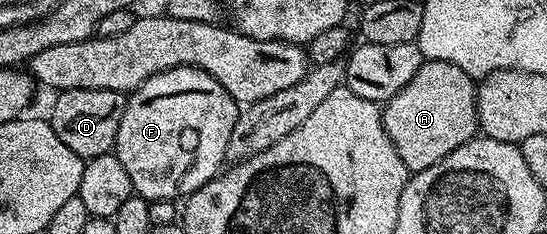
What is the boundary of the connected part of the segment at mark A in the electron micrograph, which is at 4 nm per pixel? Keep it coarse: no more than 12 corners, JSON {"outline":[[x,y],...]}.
{"outline":[[422,60],[383,127],[410,174],[478,136],[477,85]]}

